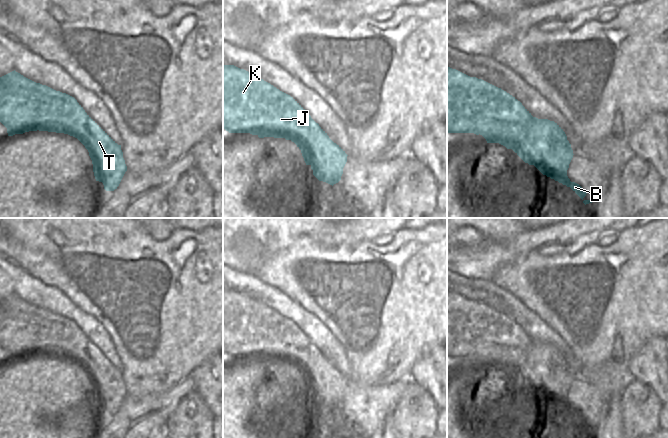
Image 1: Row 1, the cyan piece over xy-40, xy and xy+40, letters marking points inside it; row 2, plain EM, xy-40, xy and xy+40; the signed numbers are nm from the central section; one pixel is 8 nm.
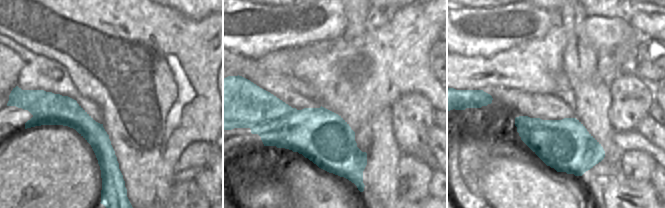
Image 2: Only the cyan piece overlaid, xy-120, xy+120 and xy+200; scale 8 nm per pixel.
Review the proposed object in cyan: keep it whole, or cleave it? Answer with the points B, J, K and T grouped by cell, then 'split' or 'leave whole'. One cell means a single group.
groups B / J K T; split

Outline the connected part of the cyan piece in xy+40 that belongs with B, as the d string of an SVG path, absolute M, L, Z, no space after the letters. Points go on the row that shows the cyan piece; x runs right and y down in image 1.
M533 117L516 139L500 133L480 135L487 143L499 143L512 149L525 163L534 165L543 175L570 187L585 205L592 203L591 200L583 199L587 192L567 176L574 154L565 132L554 121Z

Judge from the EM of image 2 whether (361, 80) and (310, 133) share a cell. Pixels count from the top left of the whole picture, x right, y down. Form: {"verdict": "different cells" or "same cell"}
{"verdict": "different cells"}

